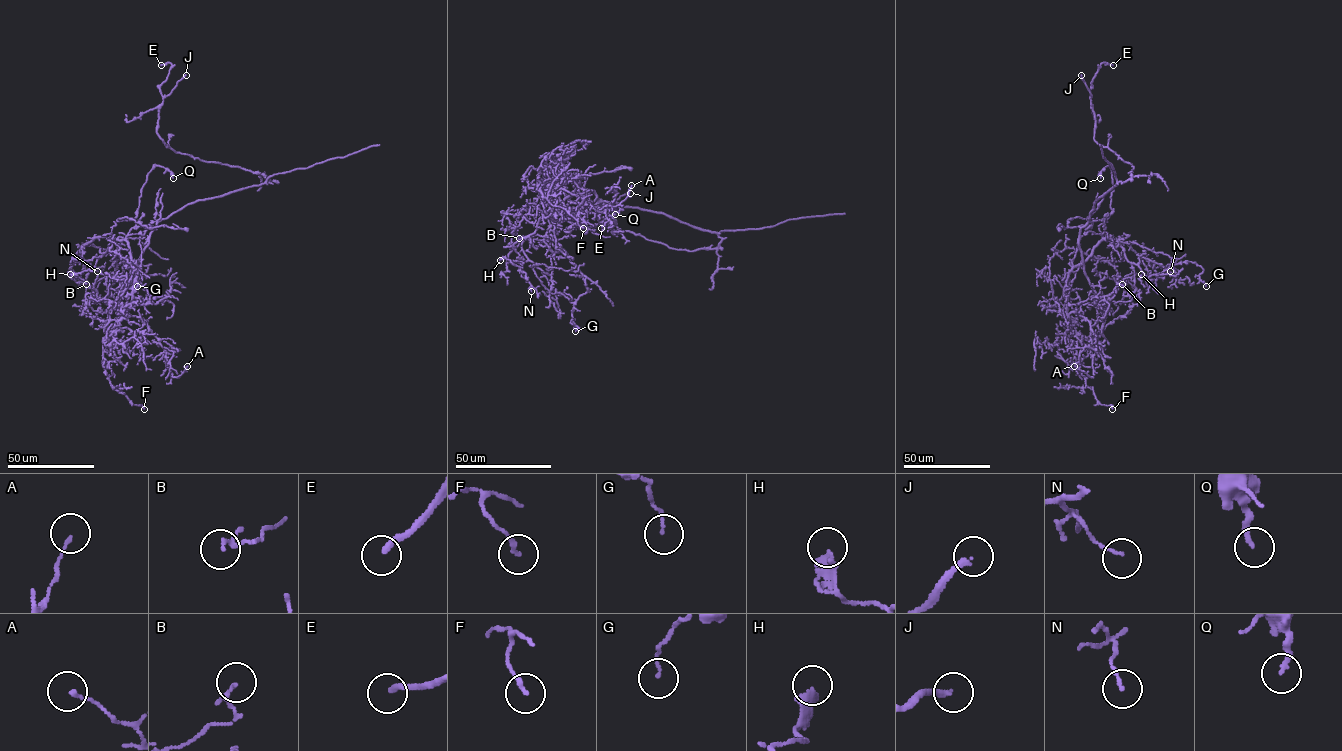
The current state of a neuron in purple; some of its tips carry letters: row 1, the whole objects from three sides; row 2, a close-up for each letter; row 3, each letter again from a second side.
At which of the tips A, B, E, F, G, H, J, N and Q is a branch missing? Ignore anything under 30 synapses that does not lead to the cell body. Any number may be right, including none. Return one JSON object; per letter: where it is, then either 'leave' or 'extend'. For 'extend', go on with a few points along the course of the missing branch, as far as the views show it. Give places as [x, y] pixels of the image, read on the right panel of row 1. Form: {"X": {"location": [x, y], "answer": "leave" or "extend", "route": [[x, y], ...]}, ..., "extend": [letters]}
{"A": {"location": [1074, 366], "answer": "leave"}, "B": {"location": [1122, 284], "answer": "leave"}, "E": {"location": [1113, 65], "answer": "extend", "route": [[1113, 65], [1116, 68], [1101, 82], [1099, 88], [1102, 89]]}, "F": {"location": [1112, 409], "answer": "leave"}, "G": {"location": [1206, 286], "answer": "leave"}, "H": {"location": [1141, 274], "answer": "leave"}, "J": {"location": [1081, 75], "answer": "leave"}, "N": {"location": [1170, 271], "answer": "leave"}, "Q": {"location": [1100, 178], "answer": "leave"}, "extend": ["E"]}

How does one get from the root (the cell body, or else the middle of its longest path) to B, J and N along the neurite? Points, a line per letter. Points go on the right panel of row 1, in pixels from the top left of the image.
B: (1094, 206), (1065, 312), (1053, 297), (1049, 260), (1068, 248), (1106, 260), (1122, 284)
J: (1094, 206), (1094, 203), (1119, 182), (1128, 180), (1133, 168), (1094, 140), (1091, 95), (1081, 75)
N: (1094, 206), (1089, 221), (1080, 227), (1086, 226), (1105, 240), (1119, 236), (1142, 255), (1145, 266), (1170, 271)

